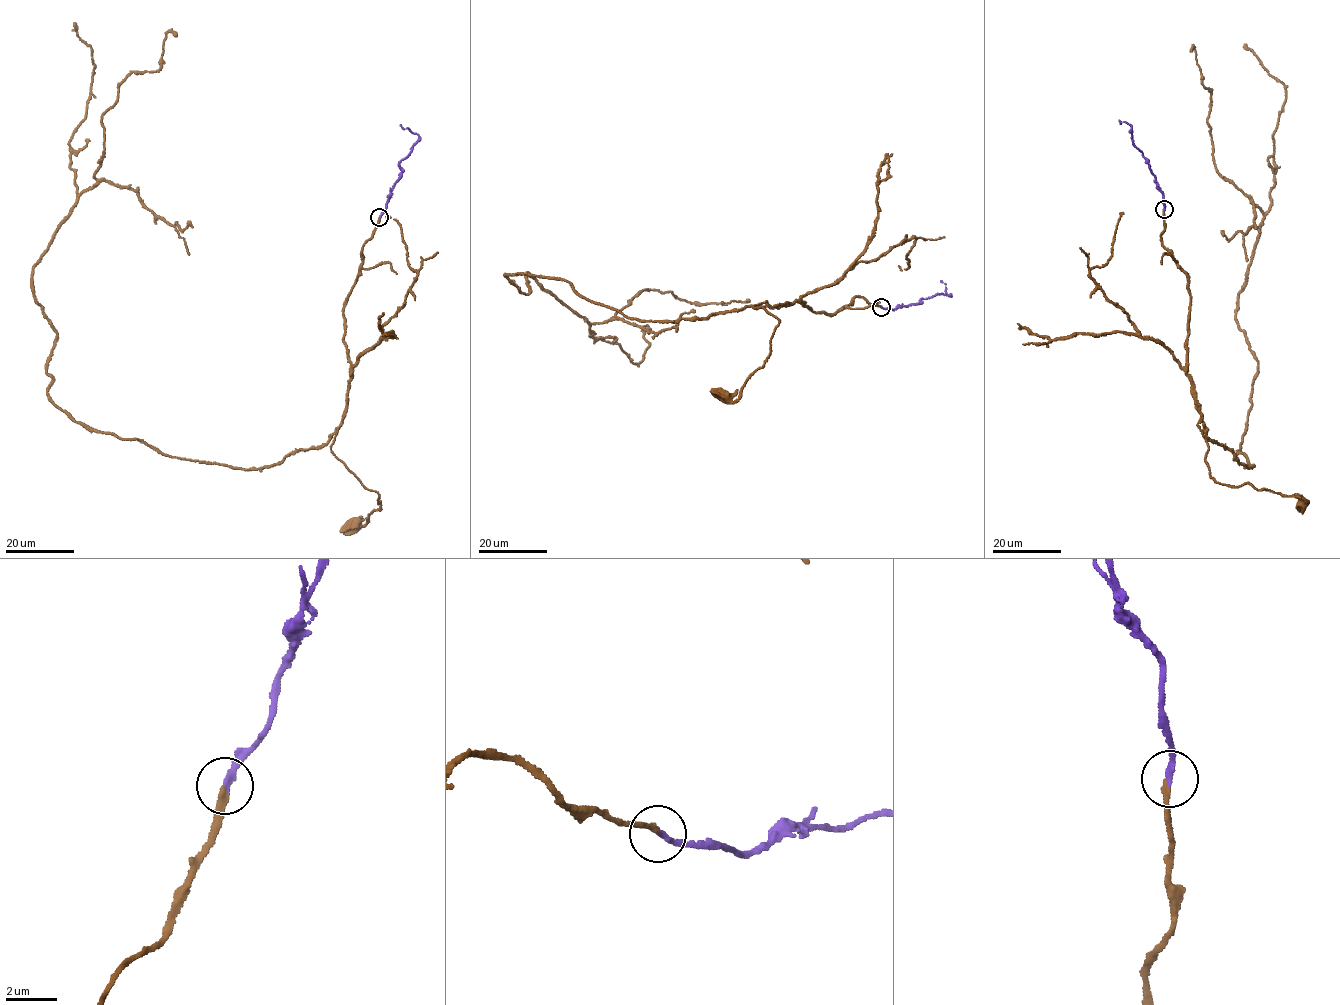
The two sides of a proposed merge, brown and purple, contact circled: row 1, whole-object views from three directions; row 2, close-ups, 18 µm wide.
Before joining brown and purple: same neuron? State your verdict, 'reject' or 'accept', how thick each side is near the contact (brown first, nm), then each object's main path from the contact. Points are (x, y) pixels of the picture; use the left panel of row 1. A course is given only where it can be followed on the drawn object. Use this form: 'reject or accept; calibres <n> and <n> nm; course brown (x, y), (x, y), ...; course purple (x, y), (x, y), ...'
accept; calibres 200 and 240 nm; course brown (380, 217), (326, 443), (233, 469), (62, 411), (33, 266), (96, 182), (119, 84), (177, 36); course purple (380, 217), (402, 172), (400, 161), (406, 158), (418, 139), (418, 135), (400, 124)

